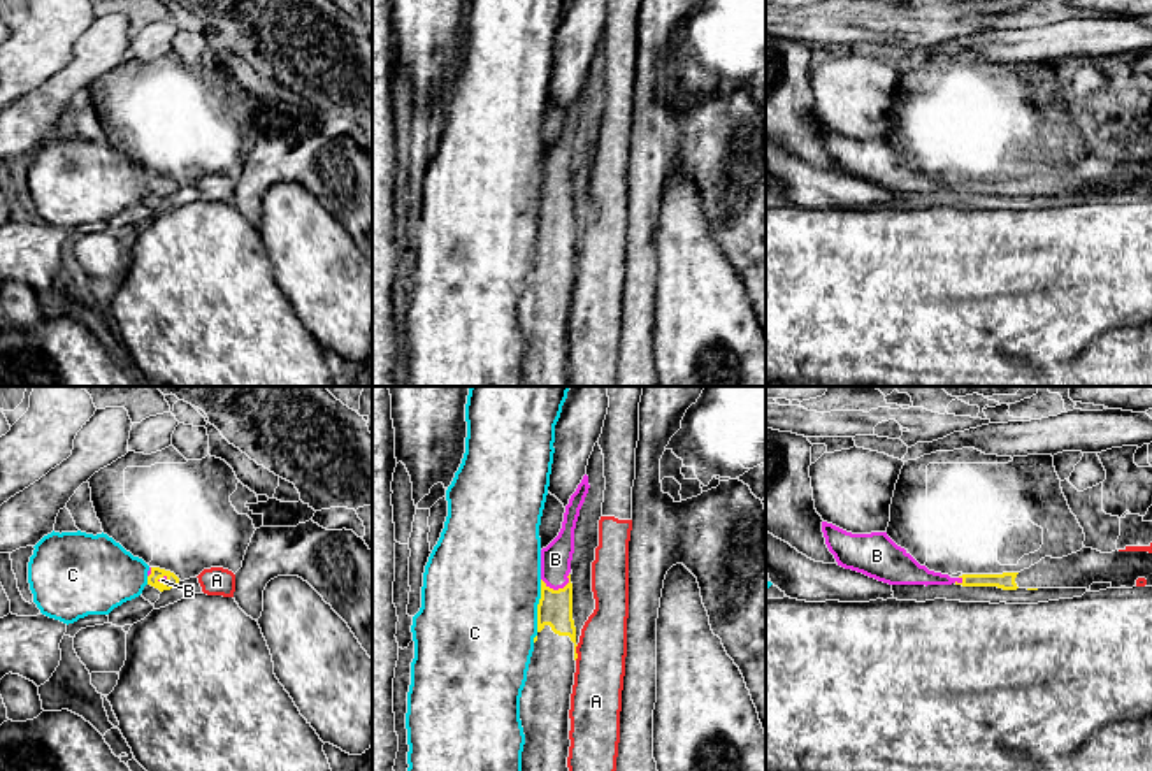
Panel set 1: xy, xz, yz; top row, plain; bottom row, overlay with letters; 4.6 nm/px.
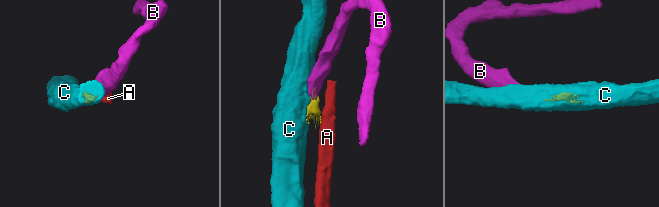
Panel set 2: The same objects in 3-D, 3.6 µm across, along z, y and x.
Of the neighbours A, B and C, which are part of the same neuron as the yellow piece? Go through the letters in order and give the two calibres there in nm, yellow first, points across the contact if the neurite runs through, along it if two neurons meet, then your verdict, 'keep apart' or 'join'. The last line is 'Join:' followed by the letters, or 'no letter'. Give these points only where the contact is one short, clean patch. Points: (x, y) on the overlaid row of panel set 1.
A: 160/240 nm | along xz (578, 645), (575, 659) | keep apart
B: 160/140 nm | across xz (555, 606), (559, 589), (555, 559) | join
C: 160/500 nm | along xz (541, 580), (536, 631) | keep apart
Join: B

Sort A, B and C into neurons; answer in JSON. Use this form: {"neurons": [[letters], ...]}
{"neurons": [["A"], ["B"], ["C"]]}

